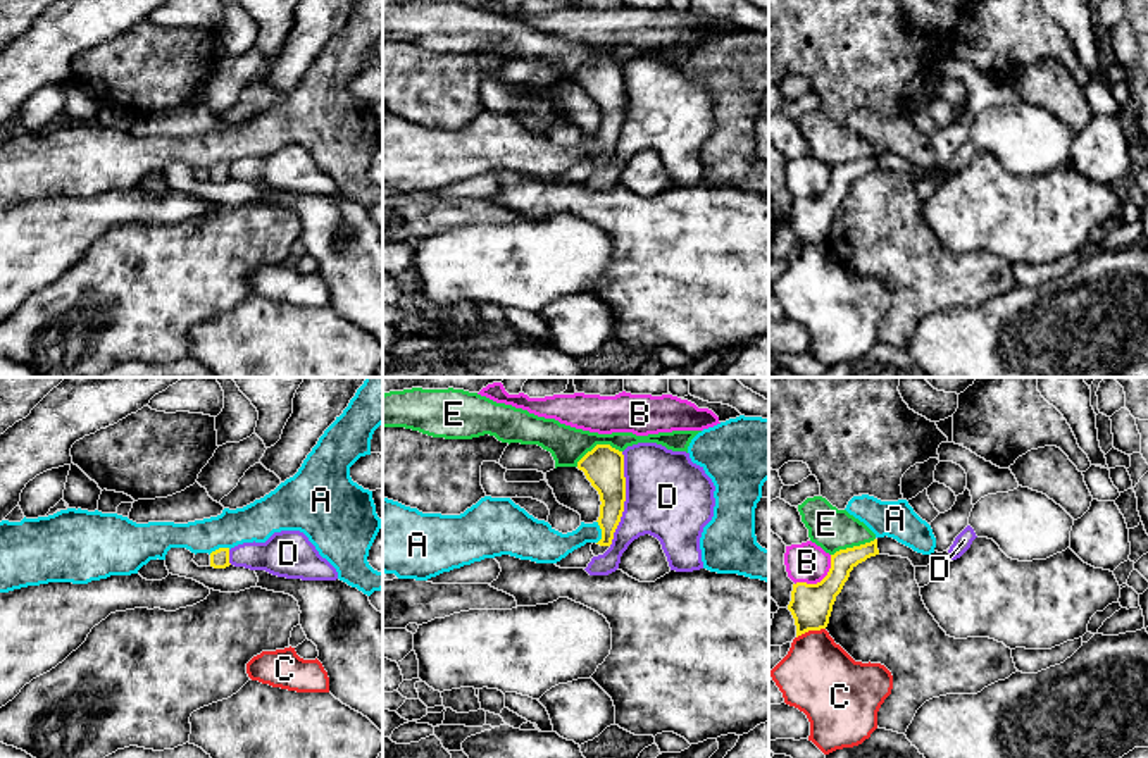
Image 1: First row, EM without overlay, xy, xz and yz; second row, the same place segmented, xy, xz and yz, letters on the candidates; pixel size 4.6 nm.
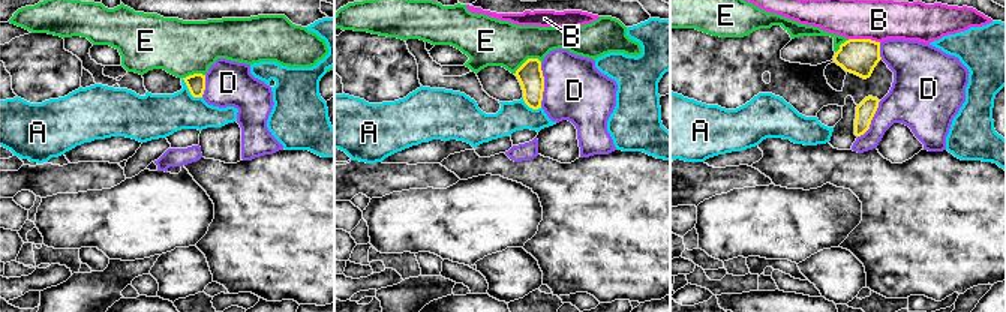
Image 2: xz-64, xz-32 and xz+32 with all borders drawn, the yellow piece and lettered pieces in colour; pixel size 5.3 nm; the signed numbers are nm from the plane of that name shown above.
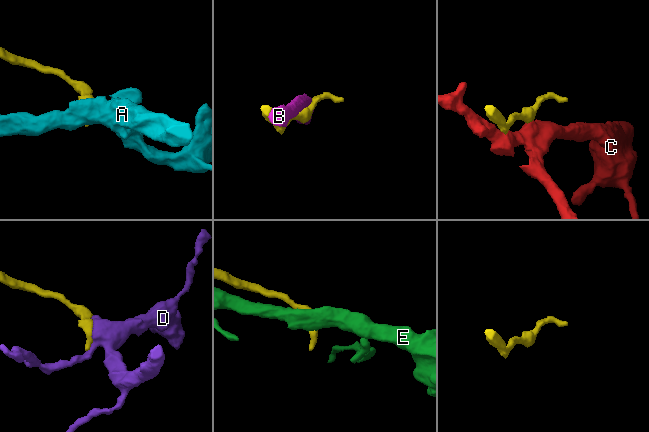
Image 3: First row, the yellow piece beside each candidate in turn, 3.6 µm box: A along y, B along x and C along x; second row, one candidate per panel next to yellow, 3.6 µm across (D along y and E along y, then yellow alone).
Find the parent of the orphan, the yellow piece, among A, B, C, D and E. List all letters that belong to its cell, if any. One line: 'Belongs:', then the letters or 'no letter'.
Belongs: no letter

